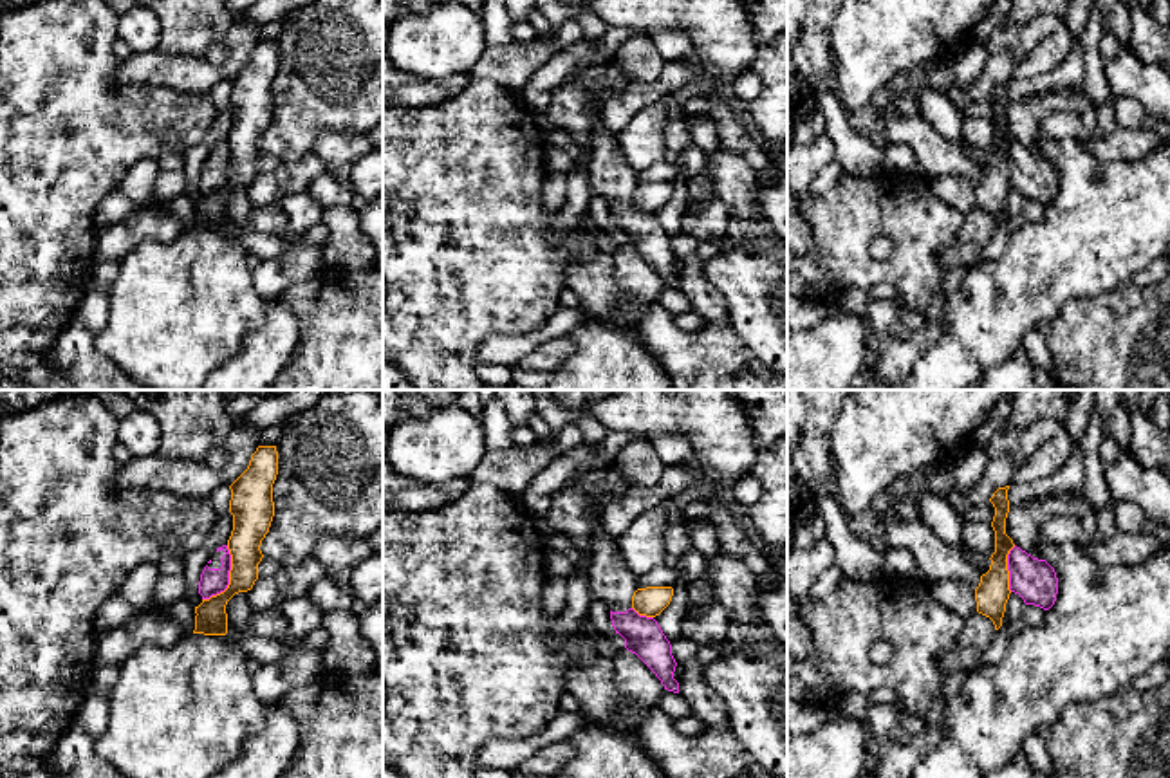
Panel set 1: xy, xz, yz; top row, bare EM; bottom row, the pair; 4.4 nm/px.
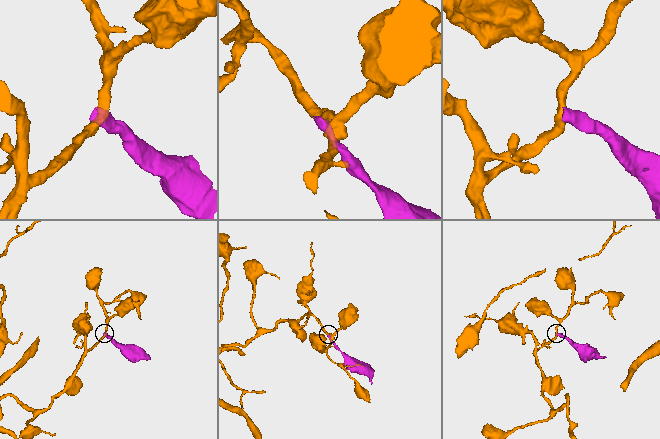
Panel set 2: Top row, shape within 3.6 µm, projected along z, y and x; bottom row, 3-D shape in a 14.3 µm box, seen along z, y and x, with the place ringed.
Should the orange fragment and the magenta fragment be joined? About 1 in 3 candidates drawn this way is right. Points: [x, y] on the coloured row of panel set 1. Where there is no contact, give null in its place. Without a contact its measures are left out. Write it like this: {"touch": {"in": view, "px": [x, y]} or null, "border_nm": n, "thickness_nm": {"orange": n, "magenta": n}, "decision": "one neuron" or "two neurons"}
{"touch": {"in": "xy", "px": [230, 578]}, "border_nm": 280, "thickness_nm": {"orange": 160, "magenta": 120}, "decision": "two neurons"}

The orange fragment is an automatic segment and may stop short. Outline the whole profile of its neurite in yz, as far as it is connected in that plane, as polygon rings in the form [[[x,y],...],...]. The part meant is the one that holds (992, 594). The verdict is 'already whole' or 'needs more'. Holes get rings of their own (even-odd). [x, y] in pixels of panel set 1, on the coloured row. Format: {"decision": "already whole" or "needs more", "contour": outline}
{"decision": "already whole", "contour": [[[998,487],[989,502],[995,507],[991,527],[995,531],[995,552],[991,554],[991,565],[986,574],[980,576],[980,583],[975,588],[977,612],[989,617],[995,630],[1002,626],[1006,603],[1009,599],[1009,570],[1008,554],[1015,547],[1013,540],[1006,534],[1006,518],[1009,513],[1008,489]]]}

